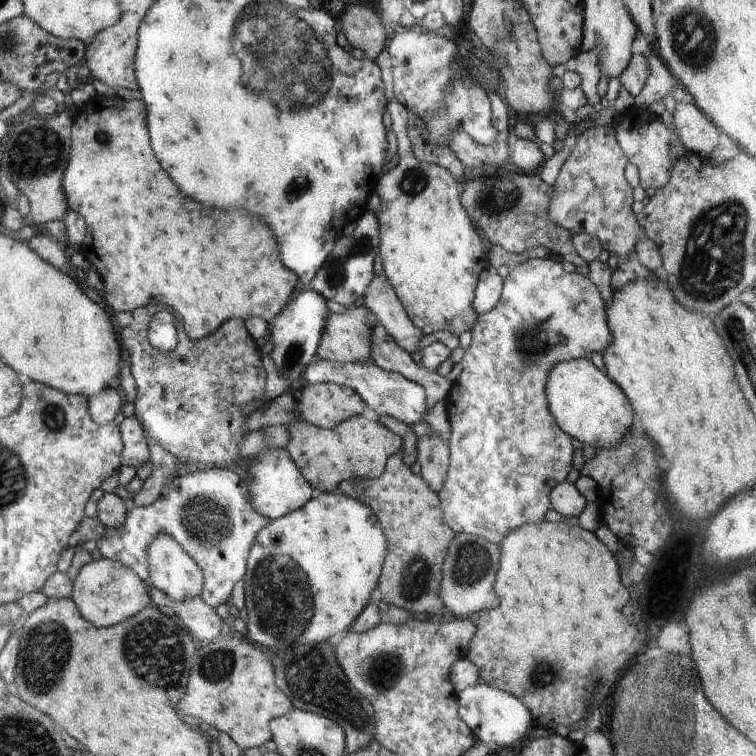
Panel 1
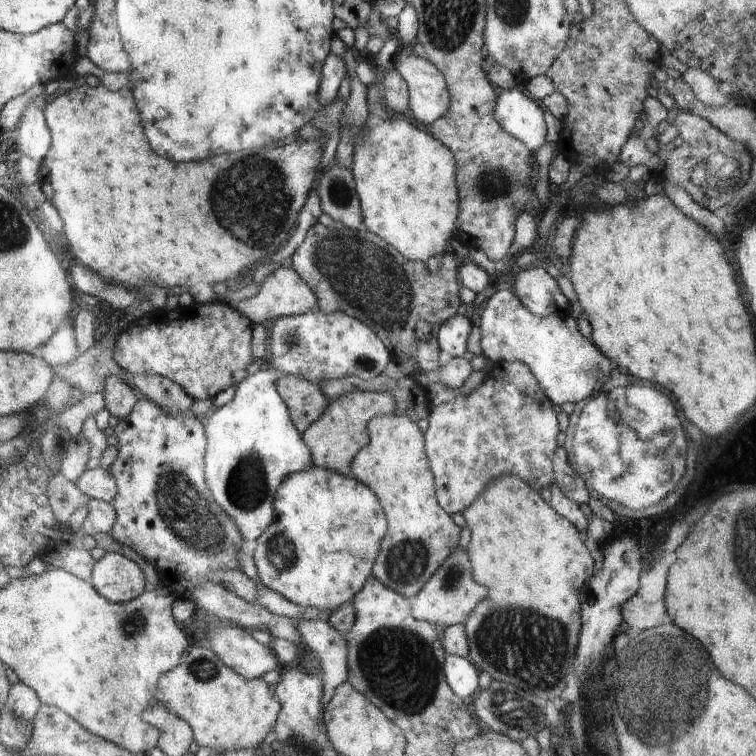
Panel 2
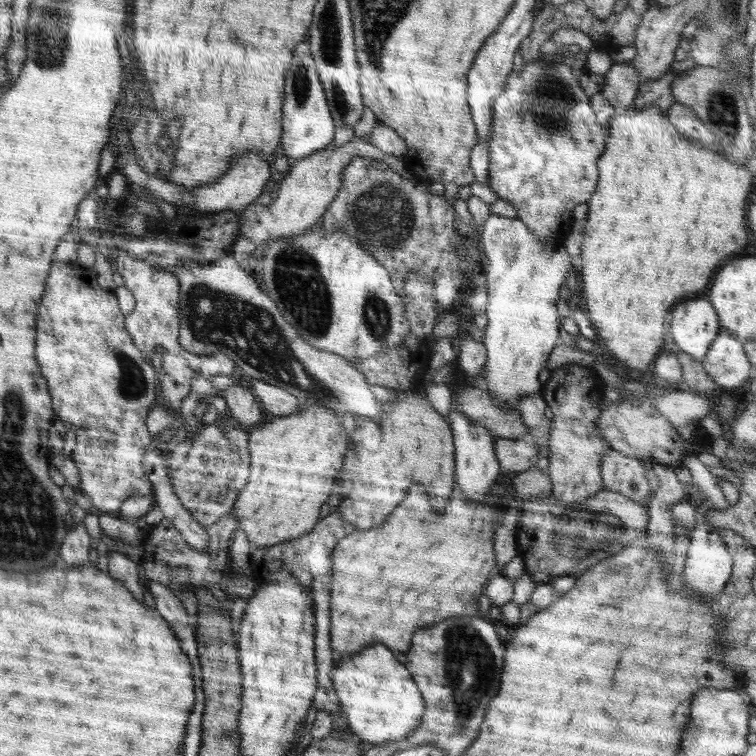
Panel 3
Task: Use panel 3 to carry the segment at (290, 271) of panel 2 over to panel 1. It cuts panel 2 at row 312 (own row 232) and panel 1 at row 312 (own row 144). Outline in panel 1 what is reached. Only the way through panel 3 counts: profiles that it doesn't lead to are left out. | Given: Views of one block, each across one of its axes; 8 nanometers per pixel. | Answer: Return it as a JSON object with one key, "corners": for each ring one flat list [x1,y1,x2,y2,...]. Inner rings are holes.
{"corners":[[362,301,347,307,341,314,328,313,316,358,339,363,357,363,370,359,372,334,374,326,378,324,377,316]]}

